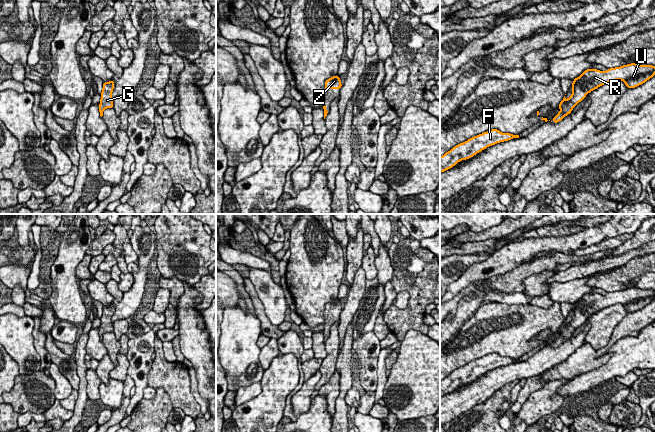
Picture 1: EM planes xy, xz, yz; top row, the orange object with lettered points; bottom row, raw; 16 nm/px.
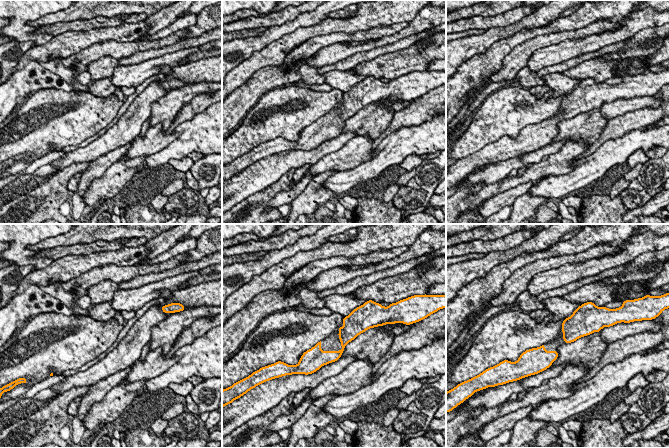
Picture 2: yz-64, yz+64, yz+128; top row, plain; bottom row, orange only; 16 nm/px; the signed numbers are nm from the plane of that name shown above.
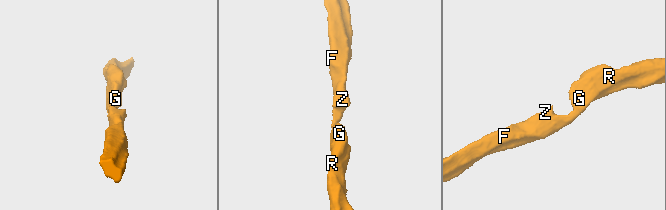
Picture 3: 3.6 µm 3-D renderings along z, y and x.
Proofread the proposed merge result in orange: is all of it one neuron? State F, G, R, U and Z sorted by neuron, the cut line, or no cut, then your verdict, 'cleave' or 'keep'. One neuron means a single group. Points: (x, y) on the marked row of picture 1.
F G R U Z; no cut; keep

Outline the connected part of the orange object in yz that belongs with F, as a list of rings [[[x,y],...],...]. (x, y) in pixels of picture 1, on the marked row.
[[[498,129],[488,130],[467,141],[454,146],[450,151],[440,156],[440,173],[454,167],[458,162],[472,158],[489,146],[500,142],[519,138],[519,135],[502,133]]]

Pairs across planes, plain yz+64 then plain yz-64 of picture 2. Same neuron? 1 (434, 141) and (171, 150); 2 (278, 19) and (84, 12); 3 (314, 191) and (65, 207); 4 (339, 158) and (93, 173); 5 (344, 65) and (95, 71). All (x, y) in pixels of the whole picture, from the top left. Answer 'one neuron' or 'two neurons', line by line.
1: one neuron
2: one neuron
3: two neurons
4: two neurons
5: two neurons

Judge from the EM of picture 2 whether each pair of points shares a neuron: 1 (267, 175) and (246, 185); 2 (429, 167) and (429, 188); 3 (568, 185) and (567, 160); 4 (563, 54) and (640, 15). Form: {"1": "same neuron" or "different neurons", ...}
{"1": "same neuron", "2": "same neuron", "3": "different neurons", "4": "same neuron"}

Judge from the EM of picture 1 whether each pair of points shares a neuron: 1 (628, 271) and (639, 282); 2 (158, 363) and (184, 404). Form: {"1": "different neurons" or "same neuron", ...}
{"1": "different neurons", "2": "same neuron"}

